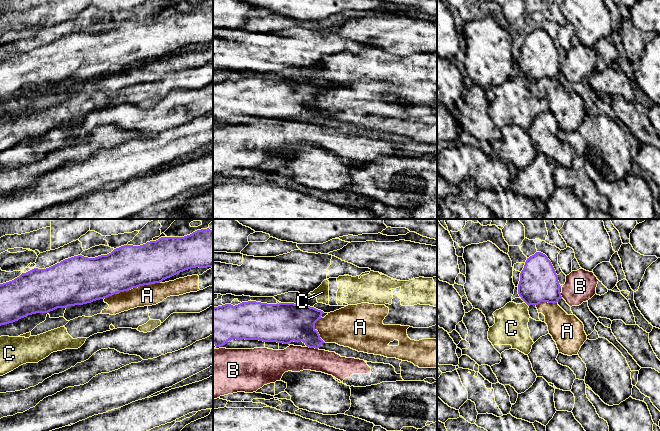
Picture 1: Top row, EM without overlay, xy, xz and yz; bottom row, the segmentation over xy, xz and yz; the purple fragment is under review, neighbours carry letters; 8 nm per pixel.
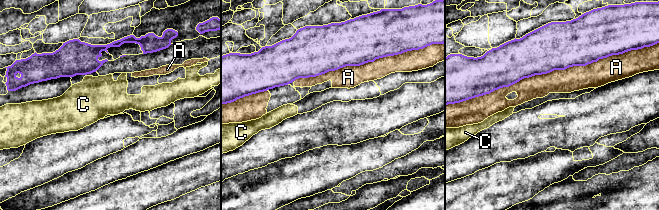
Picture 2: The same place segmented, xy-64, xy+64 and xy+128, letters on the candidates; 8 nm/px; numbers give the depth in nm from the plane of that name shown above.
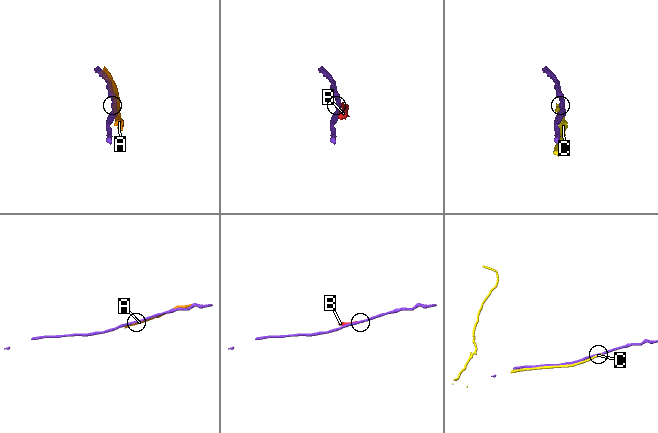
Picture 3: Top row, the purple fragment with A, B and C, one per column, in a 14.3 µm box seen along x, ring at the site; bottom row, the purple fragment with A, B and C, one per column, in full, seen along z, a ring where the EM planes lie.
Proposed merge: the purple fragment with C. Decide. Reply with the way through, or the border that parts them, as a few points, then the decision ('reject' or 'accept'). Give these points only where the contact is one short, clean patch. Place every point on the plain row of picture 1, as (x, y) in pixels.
reject

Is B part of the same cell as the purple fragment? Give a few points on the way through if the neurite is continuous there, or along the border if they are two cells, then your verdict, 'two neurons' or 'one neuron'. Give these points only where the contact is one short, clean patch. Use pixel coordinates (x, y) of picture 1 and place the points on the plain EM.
two neurons

